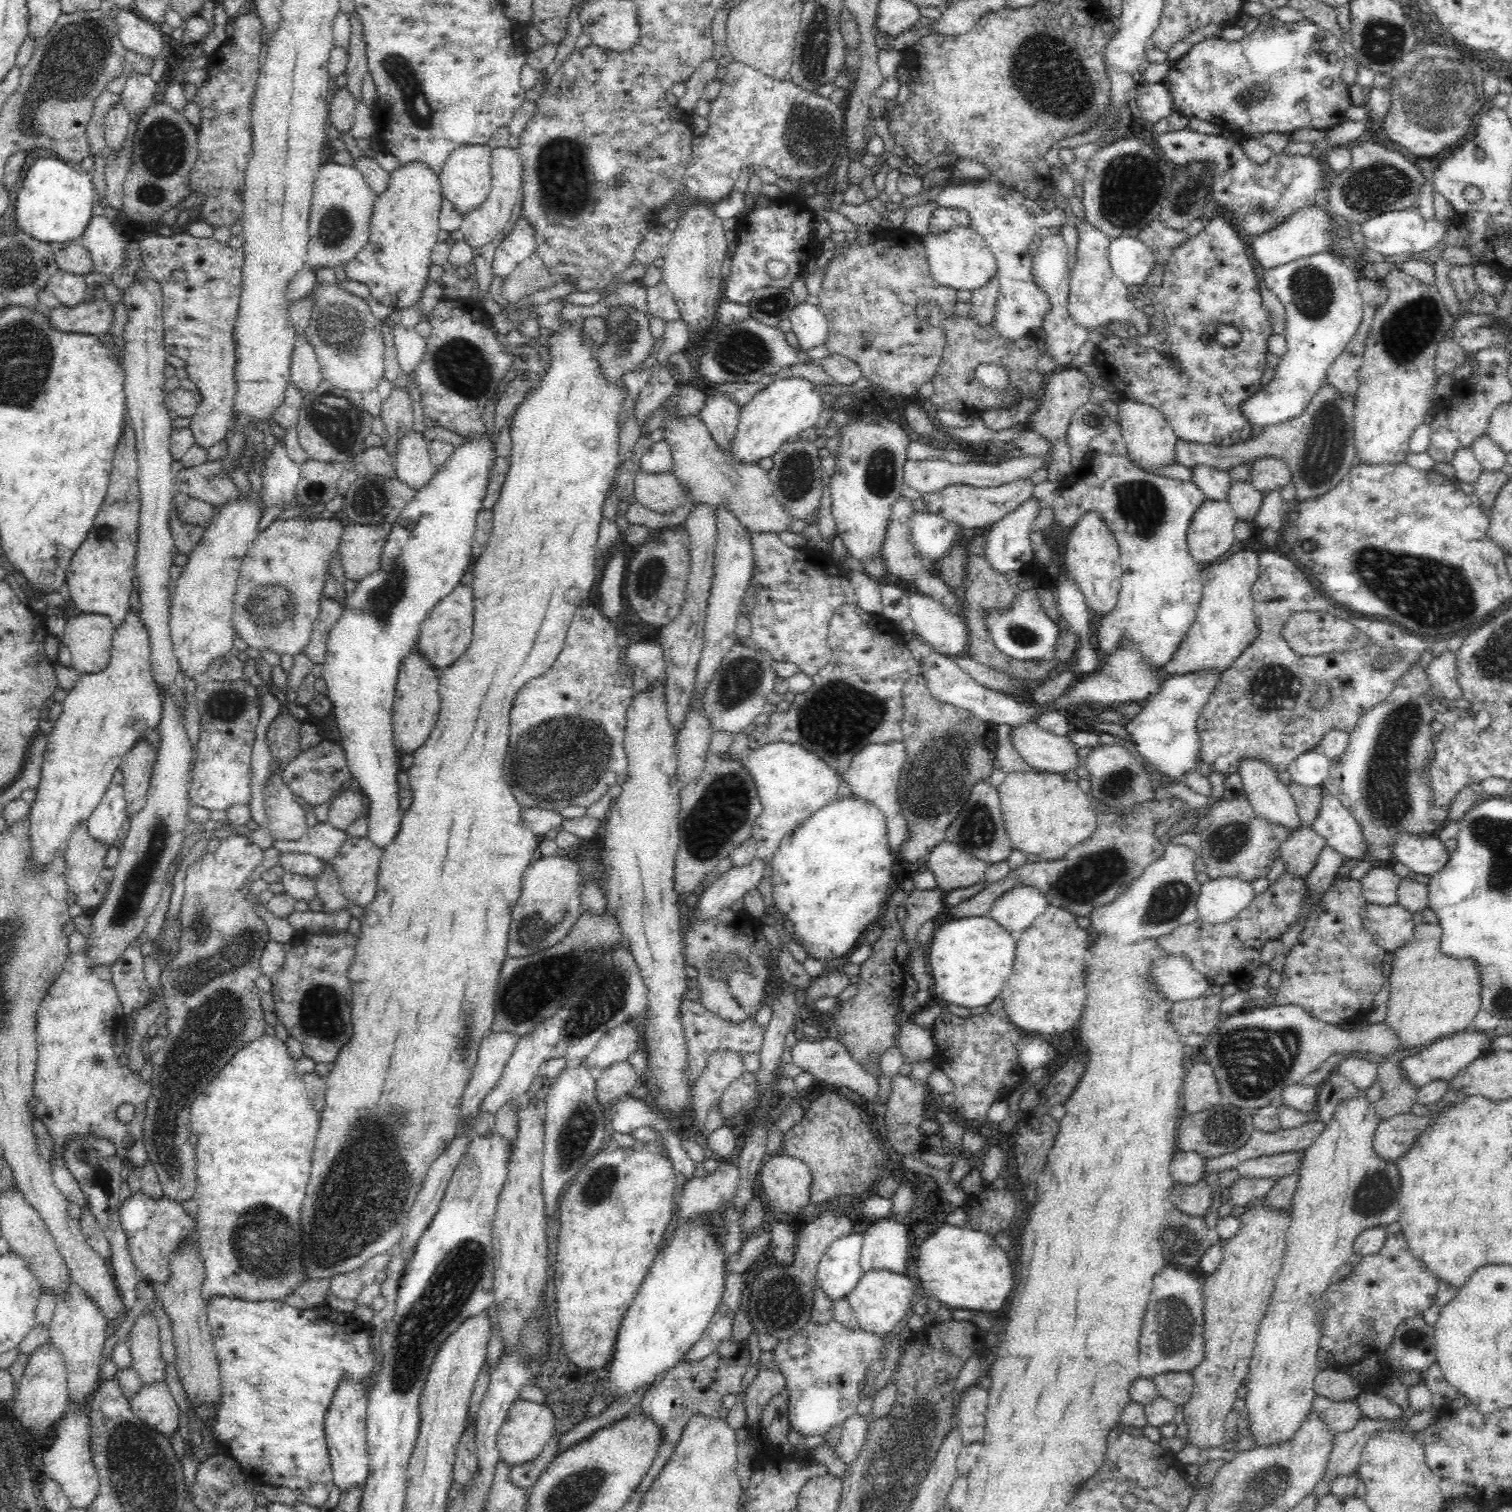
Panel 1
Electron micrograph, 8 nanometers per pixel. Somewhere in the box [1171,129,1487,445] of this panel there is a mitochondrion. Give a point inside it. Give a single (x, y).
(1404, 334)

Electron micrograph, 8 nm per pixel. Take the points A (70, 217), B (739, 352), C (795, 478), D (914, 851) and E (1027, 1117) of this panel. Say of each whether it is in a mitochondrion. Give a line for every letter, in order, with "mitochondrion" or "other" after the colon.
A: other
B: mitochondrion
C: mitochondrion
D: other
E: other

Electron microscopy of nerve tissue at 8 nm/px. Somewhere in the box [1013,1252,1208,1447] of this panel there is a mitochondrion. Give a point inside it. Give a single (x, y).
(1176, 1325)

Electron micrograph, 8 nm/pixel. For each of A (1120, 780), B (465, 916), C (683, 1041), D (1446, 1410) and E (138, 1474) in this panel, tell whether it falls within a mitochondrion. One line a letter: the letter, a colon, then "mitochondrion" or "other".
A: mitochondrion
B: other
C: other
D: other
E: mitochondrion

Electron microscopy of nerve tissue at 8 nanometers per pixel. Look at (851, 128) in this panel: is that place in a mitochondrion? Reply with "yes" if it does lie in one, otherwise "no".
yes

